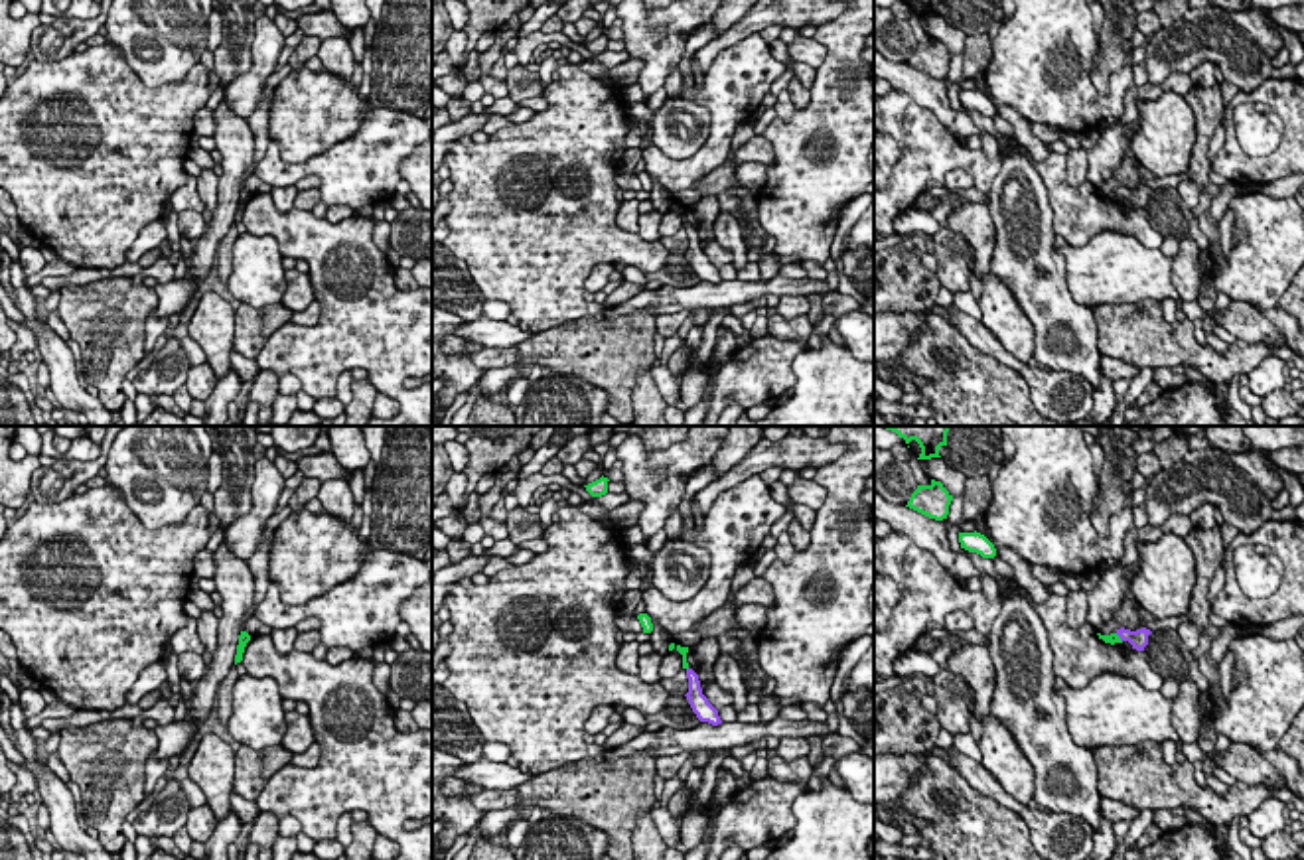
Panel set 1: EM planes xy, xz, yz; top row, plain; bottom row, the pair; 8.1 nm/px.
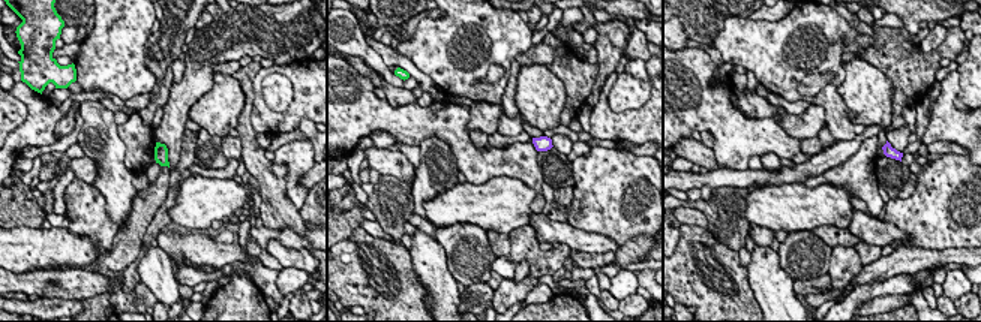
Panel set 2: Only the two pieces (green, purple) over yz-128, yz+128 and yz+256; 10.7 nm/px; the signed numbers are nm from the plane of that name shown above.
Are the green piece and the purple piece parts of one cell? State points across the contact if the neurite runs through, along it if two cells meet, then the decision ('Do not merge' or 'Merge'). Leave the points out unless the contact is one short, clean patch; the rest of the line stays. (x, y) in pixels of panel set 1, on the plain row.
Path across: yz (1113, 196), (1119, 196), (1139, 198). Merge

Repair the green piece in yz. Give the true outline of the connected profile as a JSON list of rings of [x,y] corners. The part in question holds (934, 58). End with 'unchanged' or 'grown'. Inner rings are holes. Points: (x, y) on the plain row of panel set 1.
[[[931,37],[929,43],[917,43],[906,65],[929,77],[943,79],[949,73],[951,59],[953,53],[943,45],[943,41]]] | unchanged

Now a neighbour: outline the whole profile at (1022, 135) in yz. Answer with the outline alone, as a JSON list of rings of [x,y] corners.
[[[996,107],[996,114],[1012,126],[1012,138],[1020,146],[1026,146],[1034,160],[1044,162],[1050,156],[1048,144],[1032,134],[1026,118],[1020,112],[1016,112],[1012,107]]]

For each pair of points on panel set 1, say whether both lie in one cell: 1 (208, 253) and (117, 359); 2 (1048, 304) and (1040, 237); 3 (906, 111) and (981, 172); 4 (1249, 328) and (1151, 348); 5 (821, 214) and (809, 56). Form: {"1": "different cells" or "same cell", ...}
{"1": "different cells", "2": "same cell", "3": "same cell", "4": "different cells", "5": "different cells"}

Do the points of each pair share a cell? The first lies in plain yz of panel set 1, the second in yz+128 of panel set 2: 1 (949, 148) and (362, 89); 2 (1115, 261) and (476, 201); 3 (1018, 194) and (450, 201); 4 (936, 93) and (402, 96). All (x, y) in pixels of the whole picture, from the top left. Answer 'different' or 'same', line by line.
1: same
2: same
3: different
4: same

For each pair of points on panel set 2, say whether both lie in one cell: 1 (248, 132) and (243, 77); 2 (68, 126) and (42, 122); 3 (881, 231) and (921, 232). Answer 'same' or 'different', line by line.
1: same
2: different
3: different

